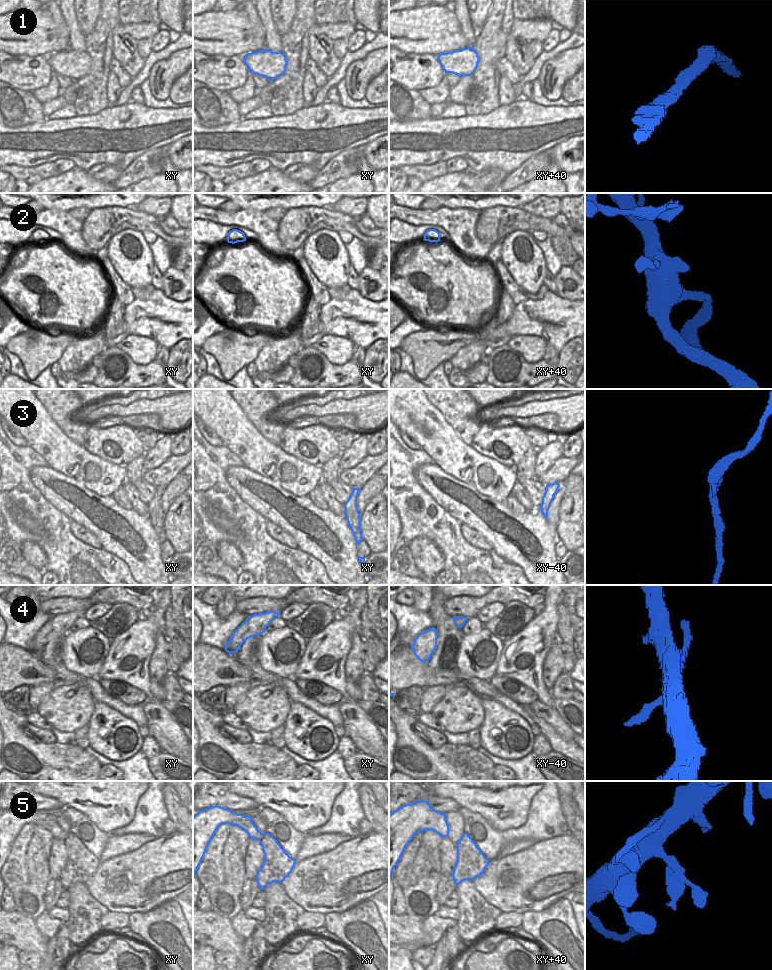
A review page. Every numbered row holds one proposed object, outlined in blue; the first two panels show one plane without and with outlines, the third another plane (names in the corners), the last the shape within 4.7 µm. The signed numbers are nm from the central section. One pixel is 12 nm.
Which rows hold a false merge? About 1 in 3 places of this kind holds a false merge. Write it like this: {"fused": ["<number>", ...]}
{"fused": ["5"]}

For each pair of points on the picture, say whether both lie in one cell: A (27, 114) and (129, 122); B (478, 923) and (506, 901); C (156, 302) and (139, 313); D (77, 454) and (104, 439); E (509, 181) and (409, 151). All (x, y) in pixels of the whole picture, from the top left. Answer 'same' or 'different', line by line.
A: different
B: different
C: same
D: different
E: different

